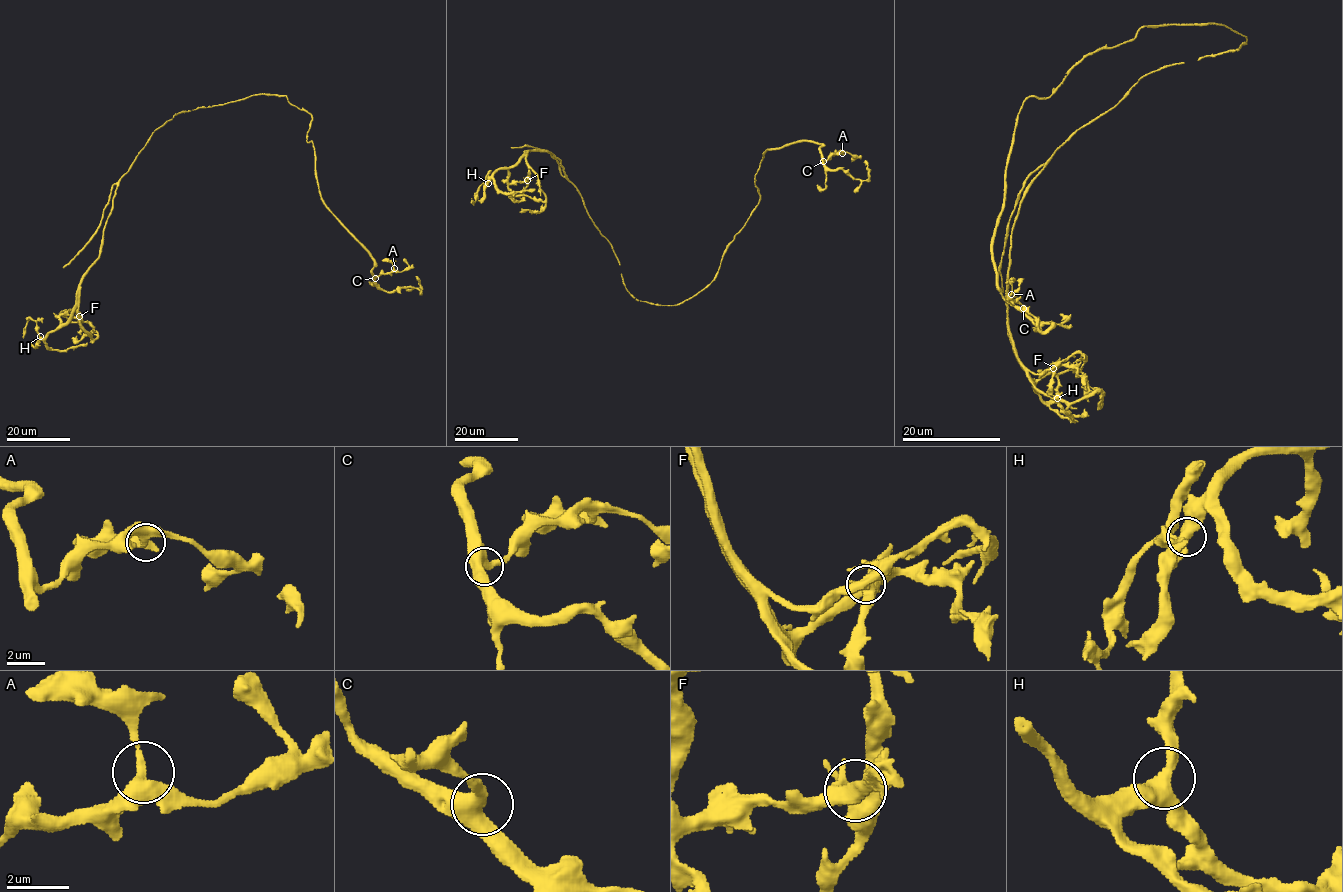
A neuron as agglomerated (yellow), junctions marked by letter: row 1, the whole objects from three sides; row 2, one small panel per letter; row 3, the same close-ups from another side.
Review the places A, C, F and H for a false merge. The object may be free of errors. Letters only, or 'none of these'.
F

